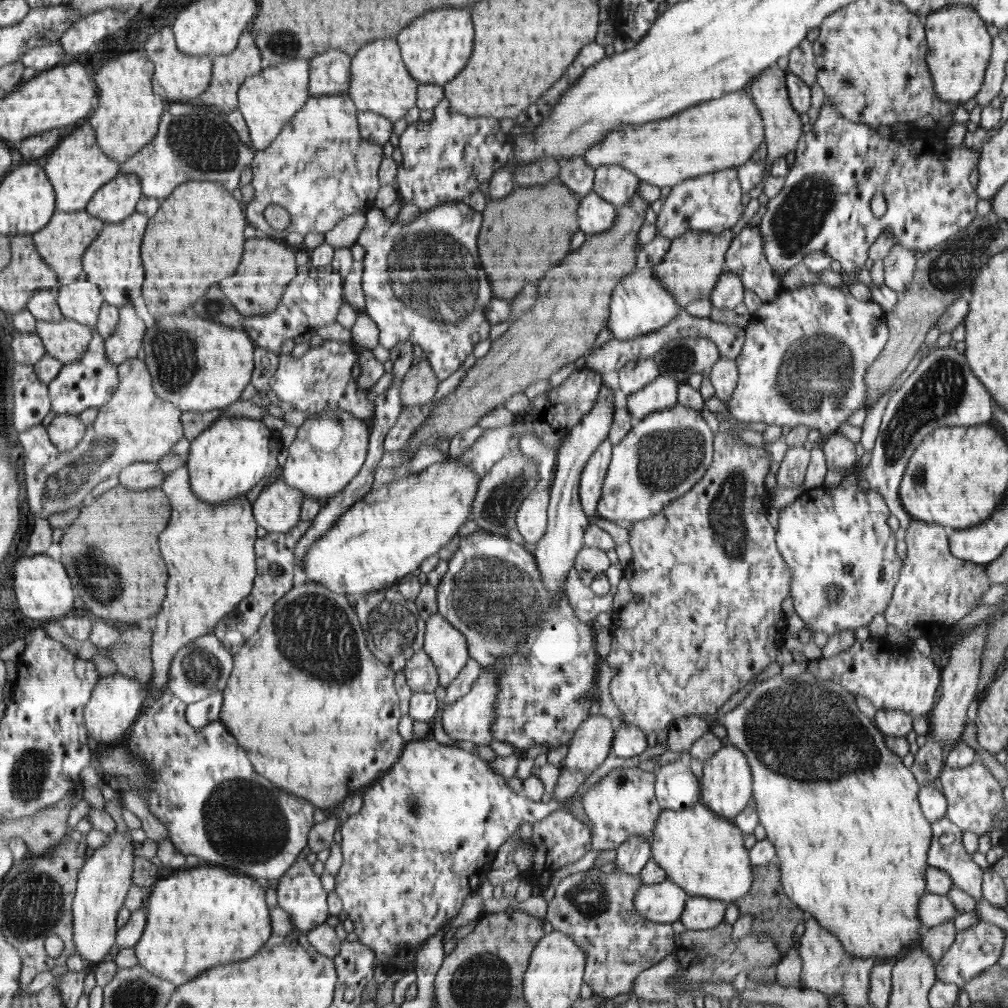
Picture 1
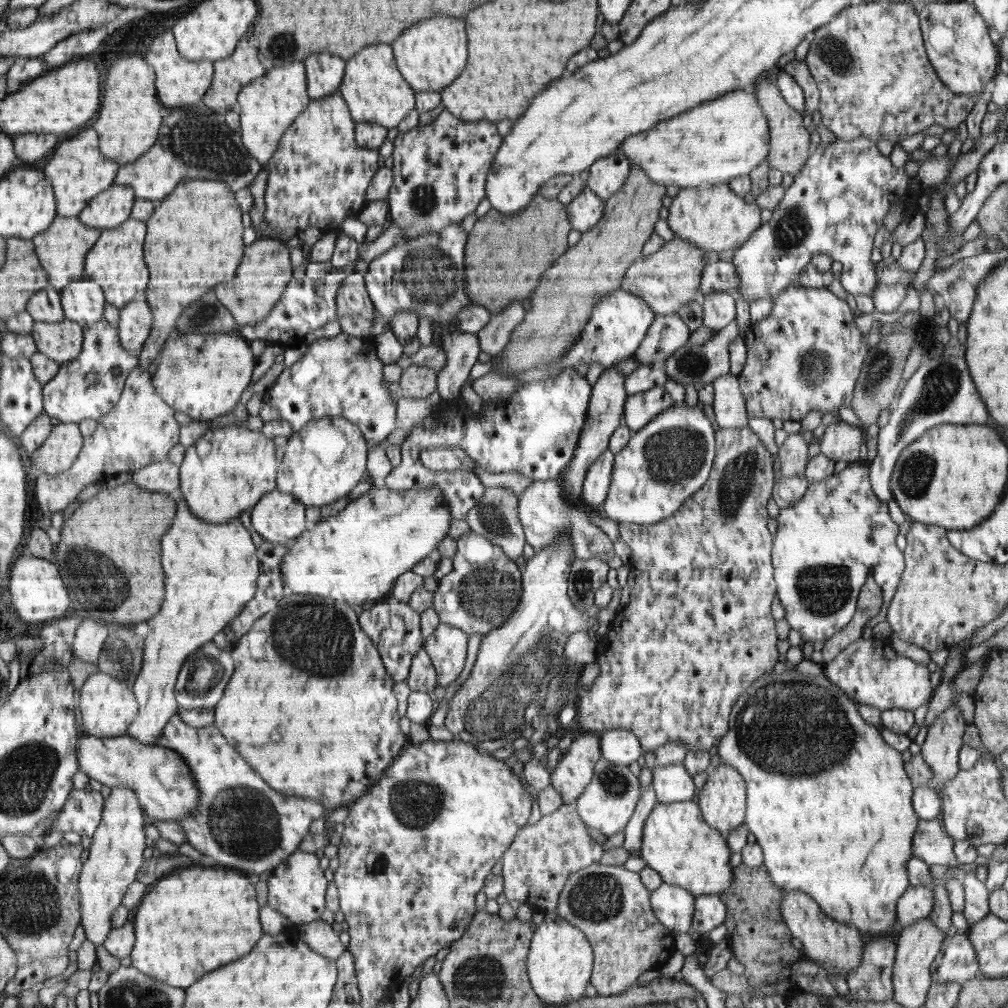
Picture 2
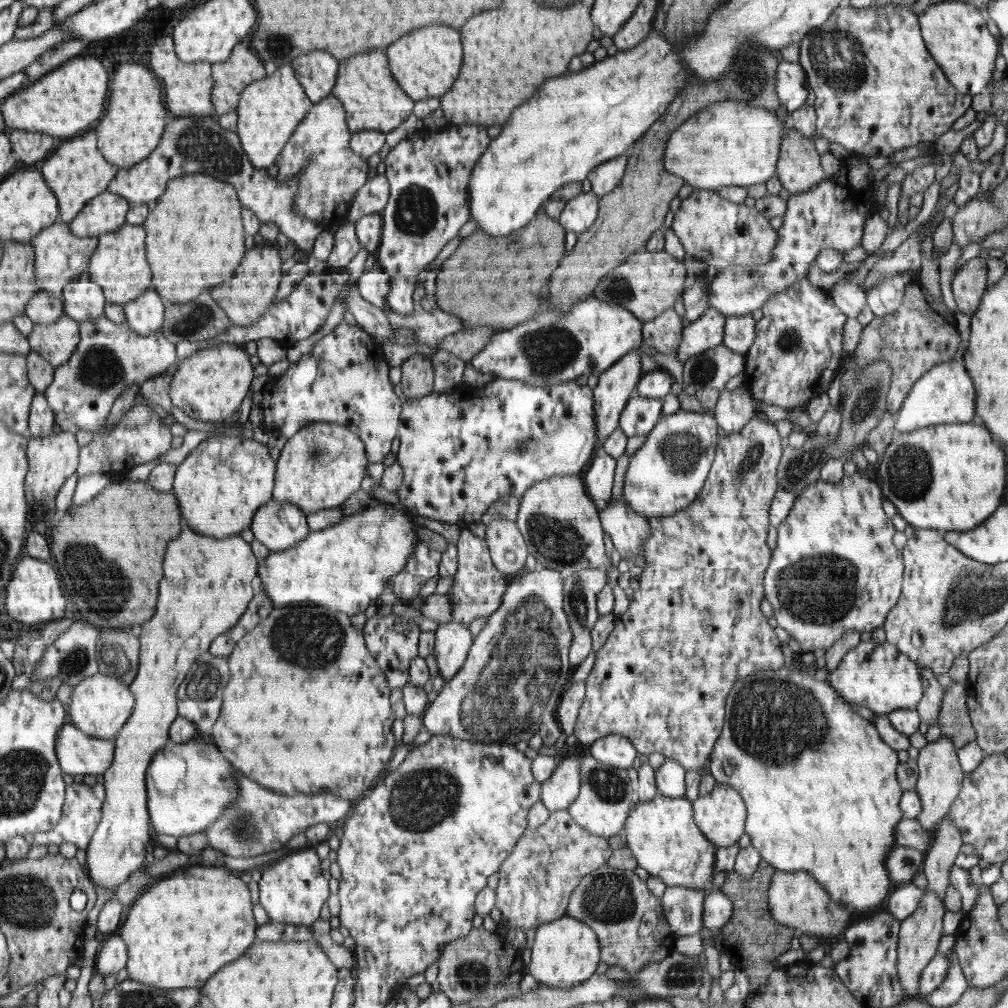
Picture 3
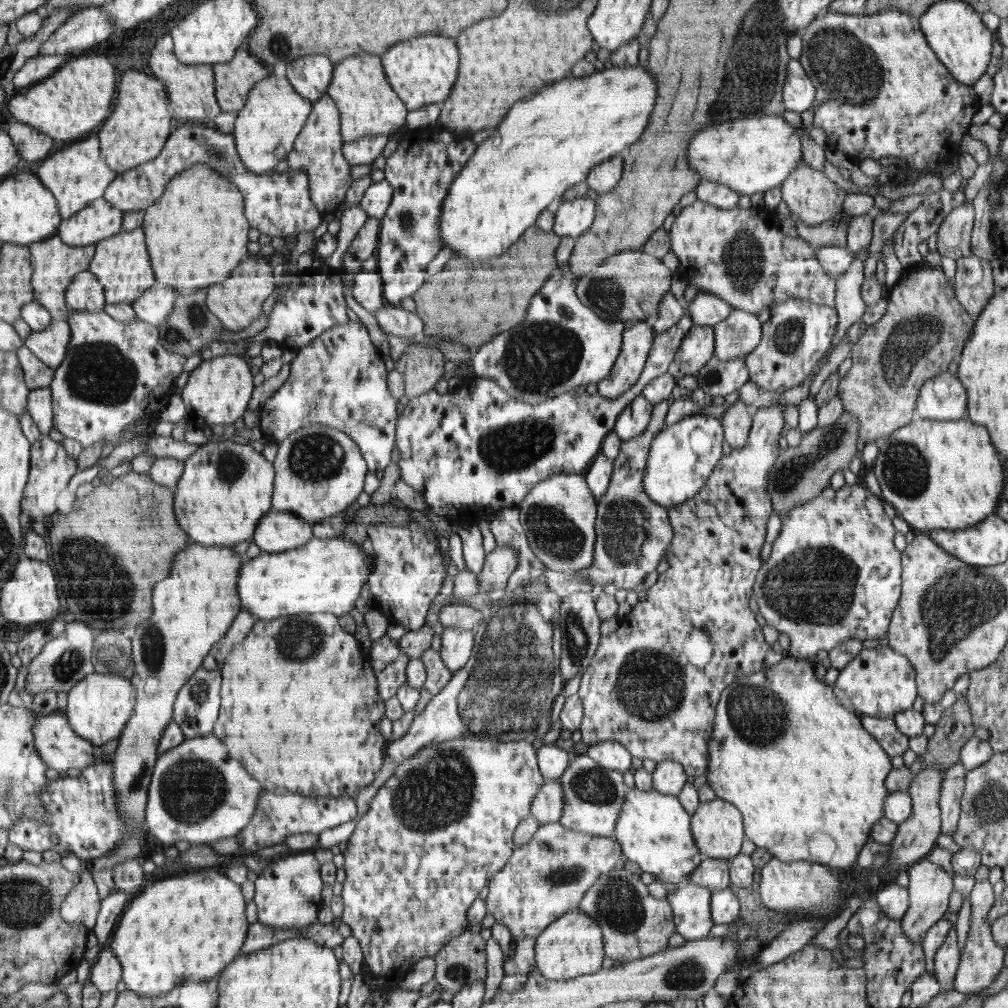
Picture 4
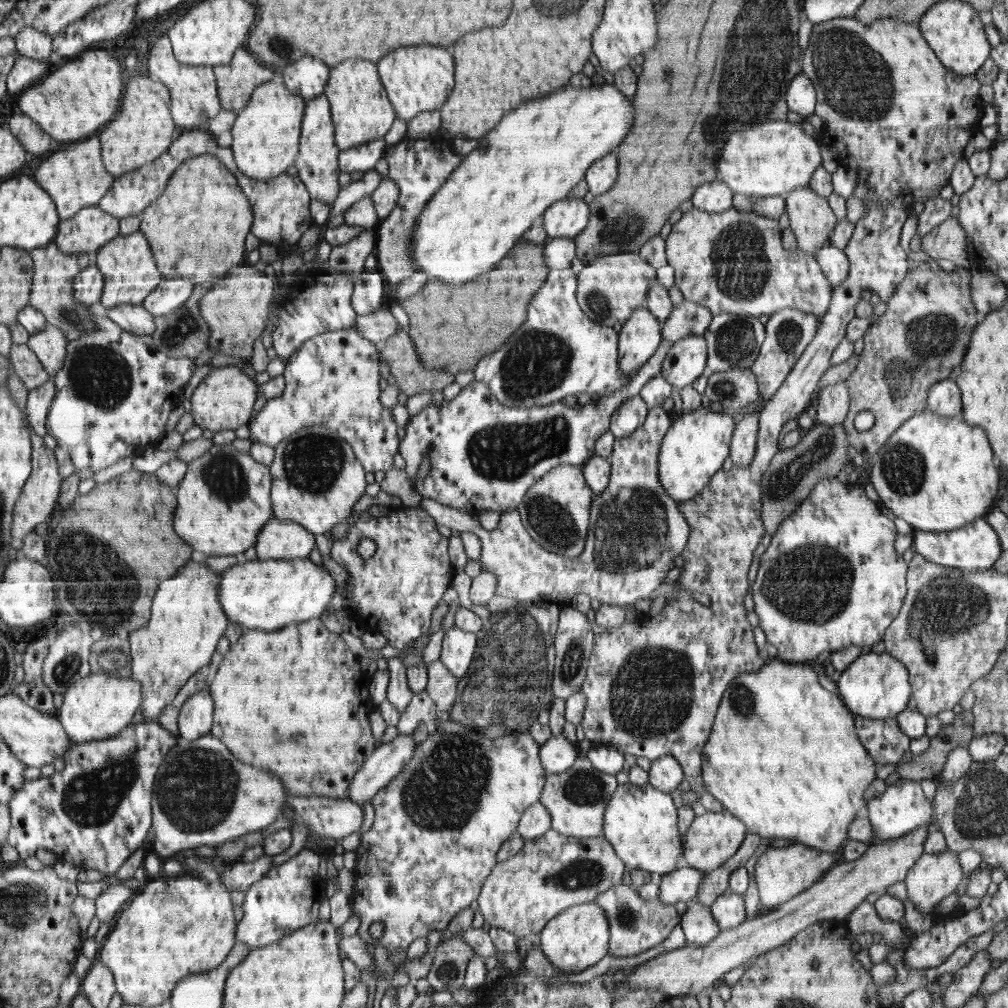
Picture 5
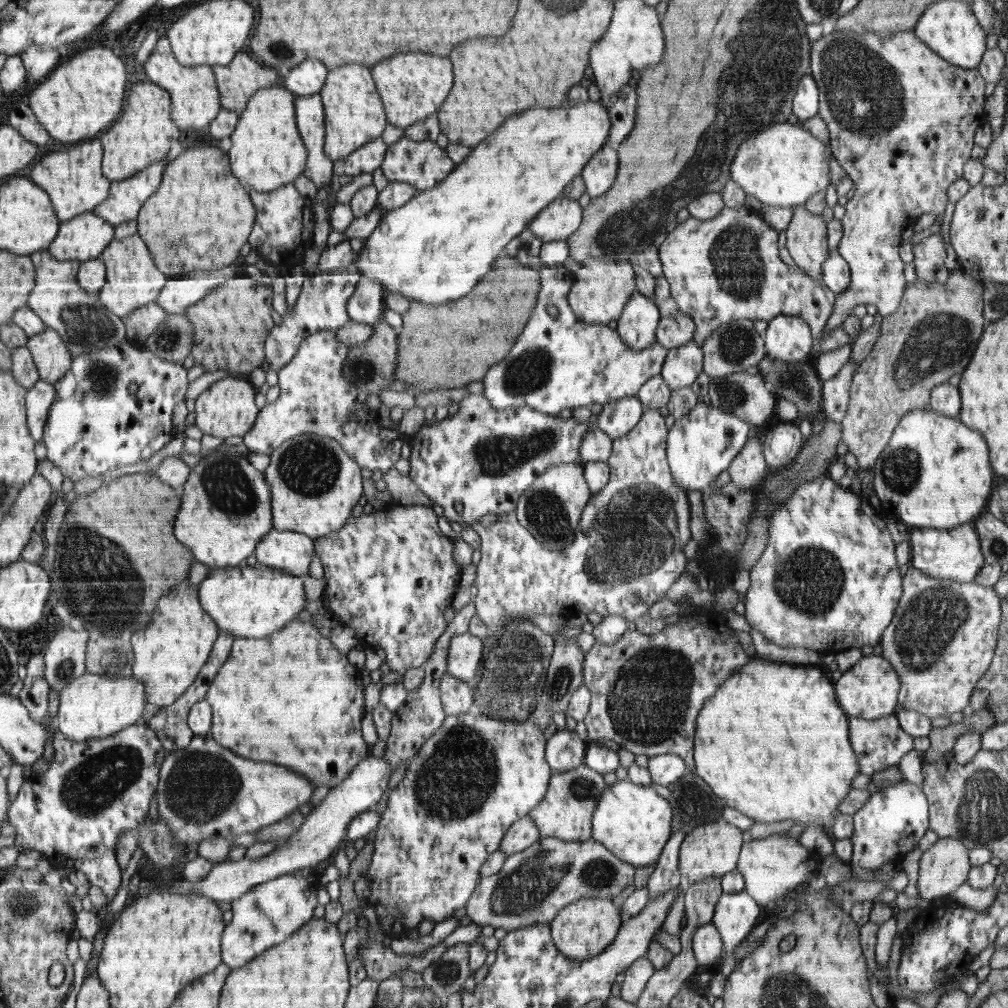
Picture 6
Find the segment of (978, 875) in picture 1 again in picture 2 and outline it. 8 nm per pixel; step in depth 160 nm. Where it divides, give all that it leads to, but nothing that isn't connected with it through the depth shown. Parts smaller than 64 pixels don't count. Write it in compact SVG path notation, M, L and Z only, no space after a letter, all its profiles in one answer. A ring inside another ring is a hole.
M939 818L917 822L913 836L913 854L926 864L958 866L953 846L955 840L944 830Z

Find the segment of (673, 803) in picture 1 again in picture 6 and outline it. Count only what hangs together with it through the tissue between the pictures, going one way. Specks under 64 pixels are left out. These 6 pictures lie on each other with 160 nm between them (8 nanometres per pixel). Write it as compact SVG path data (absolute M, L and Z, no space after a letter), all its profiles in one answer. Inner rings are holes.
M659 754L649 757L646 767L654 783L667 787L688 773L686 761L675 754Z

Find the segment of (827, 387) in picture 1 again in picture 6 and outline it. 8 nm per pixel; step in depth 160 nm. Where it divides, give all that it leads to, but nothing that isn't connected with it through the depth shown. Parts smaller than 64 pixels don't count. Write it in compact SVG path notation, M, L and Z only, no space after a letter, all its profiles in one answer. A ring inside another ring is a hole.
M786 315L768 321L764 336L766 355L788 363L808 359L816 342L804 320Z

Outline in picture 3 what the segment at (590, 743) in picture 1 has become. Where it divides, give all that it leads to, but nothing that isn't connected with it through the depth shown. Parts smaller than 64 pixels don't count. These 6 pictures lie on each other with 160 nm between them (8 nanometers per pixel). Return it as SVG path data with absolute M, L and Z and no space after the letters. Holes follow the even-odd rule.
M559 756L558 766L548 781L544 781L541 801L550 811L567 809L580 792L580 773L582 756L571 758Z

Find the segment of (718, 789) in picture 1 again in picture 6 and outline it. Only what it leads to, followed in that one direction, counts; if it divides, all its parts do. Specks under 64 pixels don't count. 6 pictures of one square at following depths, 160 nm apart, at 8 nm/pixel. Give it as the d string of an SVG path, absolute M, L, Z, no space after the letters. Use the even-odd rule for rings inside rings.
M722 819L697 826L684 837L679 848L677 863L683 883L685 885L694 884L734 871L738 867L739 852L742 850L743 844L742 829L734 824L728 824Z

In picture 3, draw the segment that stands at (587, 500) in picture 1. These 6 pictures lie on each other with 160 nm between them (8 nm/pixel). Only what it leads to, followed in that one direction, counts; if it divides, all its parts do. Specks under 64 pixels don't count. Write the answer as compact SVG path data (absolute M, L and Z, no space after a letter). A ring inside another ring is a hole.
M600 452L592 458L590 465L582 473L587 494L598 508L603 509L612 497L616 461L612 456Z

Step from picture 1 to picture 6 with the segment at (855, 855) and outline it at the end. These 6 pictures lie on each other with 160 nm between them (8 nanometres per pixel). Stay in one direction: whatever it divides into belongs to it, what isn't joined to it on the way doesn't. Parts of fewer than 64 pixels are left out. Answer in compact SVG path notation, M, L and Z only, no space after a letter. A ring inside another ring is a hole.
M754 657L751 663L746 663L736 671L730 679L718 688L711 699L704 704L704 716L700 716L700 740L696 740L695 773L719 796L725 806L735 808L742 814L754 819L755 822L769 823L781 820L796 820L798 824L822 829L830 835L831 826L838 816L837 806L850 792L850 782L859 772L854 749L850 744L850 729L848 715L838 704L835 686L830 682L818 666L774 663Z

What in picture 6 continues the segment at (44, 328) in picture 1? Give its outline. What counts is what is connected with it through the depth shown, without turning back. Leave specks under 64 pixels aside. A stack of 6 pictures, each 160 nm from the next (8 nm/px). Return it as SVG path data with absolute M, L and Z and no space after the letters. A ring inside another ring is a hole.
M47 327L44 332L29 337L25 347L31 352L40 380L54 385L71 370L74 357L66 341L54 329Z

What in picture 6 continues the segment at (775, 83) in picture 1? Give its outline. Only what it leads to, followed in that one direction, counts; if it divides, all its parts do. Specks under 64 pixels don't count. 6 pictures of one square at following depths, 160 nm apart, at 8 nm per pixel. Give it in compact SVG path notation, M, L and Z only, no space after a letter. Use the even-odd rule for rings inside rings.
M804 205L794 206L785 247L794 263L819 282L823 282L822 265L831 252L827 238L827 223L821 214L816 216Z

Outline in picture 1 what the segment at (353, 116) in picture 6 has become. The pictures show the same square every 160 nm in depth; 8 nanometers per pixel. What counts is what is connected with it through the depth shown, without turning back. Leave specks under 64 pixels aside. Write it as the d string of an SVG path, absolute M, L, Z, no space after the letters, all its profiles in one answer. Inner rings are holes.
M376 40L356 54L351 66L351 91L348 95L357 105L359 112L378 113L392 123L406 117L418 100L419 81L411 76L402 50L396 40Z

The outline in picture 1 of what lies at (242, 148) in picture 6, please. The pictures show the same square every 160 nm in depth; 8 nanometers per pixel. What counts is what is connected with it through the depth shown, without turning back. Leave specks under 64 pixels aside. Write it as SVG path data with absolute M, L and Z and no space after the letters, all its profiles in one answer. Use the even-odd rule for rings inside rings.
M296 58L284 64L271 65L252 76L244 88L239 88L238 110L246 122L253 148L266 150L284 128L290 125L300 108L309 99L308 60Z

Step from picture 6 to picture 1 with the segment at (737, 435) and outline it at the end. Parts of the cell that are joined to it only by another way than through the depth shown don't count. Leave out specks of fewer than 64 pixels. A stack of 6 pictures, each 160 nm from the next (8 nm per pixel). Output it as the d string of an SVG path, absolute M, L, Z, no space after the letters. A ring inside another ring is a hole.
M683 405L654 412L642 420L634 421L633 427L623 441L613 445L608 473L602 484L602 493L597 506L597 516L612 522L626 520L636 523L660 515L668 505L680 496L687 495L703 480L703 476L713 464L712 454L715 454L715 448L712 448L712 440L715 440L714 434L704 422L700 411Z

